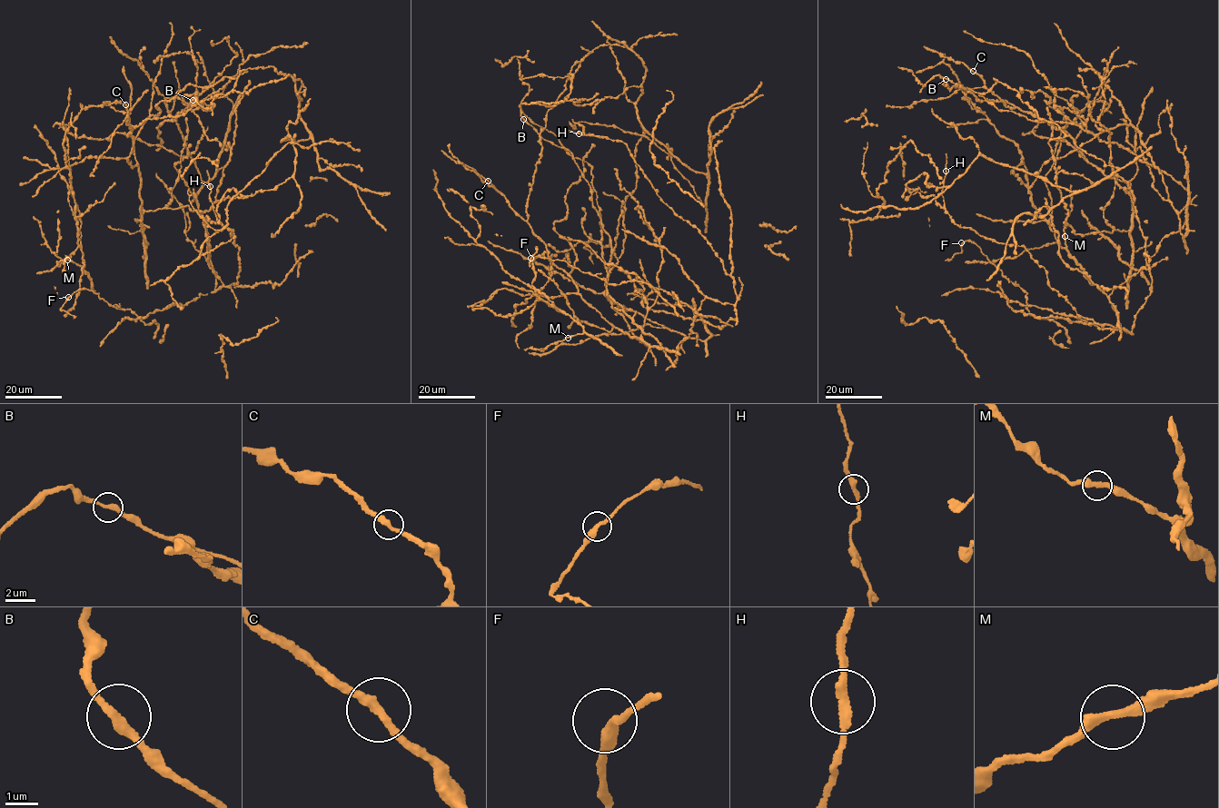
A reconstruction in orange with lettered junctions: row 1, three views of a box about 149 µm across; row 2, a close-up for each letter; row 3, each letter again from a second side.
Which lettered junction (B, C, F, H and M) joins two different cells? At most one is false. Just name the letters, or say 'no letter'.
H

